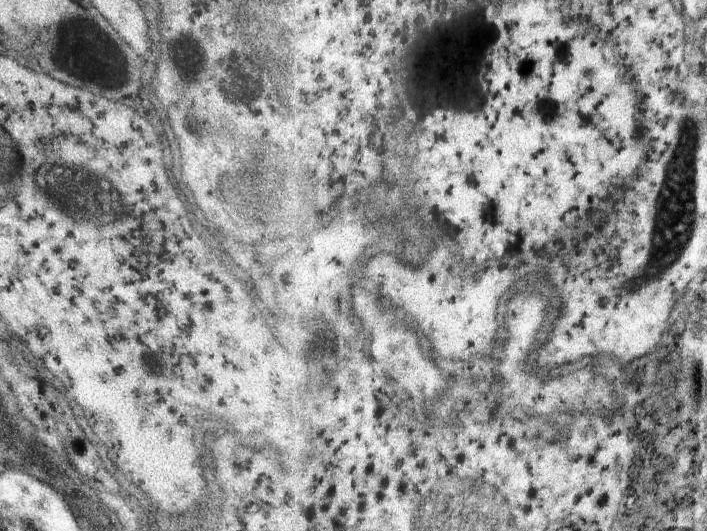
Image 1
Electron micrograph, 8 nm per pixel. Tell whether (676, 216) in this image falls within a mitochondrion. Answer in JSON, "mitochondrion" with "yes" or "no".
{"mitochondrion":"yes"}

